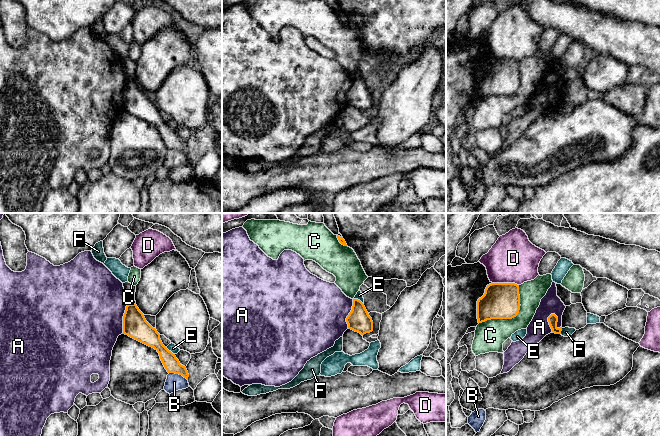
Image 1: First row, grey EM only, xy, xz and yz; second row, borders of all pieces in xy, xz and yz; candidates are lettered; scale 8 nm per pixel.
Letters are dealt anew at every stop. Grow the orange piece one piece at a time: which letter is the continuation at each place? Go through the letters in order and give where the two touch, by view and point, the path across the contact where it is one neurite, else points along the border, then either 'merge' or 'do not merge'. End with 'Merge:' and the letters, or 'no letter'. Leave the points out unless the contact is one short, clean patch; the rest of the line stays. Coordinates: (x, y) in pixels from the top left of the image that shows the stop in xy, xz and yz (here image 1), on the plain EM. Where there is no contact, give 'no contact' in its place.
A: yz (548, 97) | do not merge
B: xy (178, 149) | along xy (169, 148), (181, 150), (187, 156) | do not merge
C: yz (512, 93) | do not merge
D: yz (505, 59) | do not merge
E: xz (359, 76) | do not merge
F: yz (561, 106) | along yz (562, 104), (560, 109) | do not merge
Merge: no letter

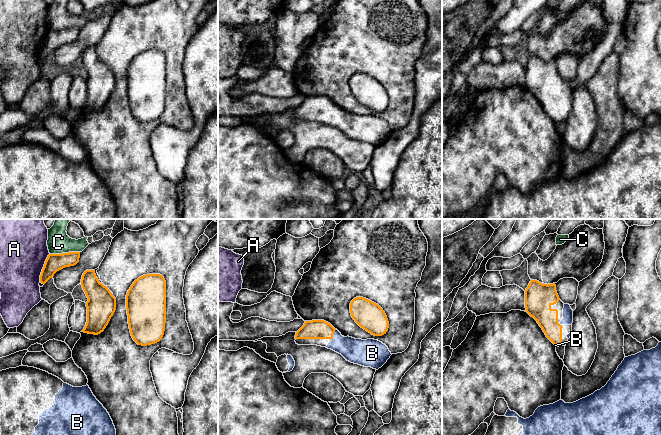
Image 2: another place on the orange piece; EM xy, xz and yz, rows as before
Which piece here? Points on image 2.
A: xy (43, 43) | along xy (49, 29), (39, 57) | do not merge
B: xz (333, 109) | merge
C: xy (64, 29) | along xy (79, 27), (50, 30) | do not merge
Merge: B

